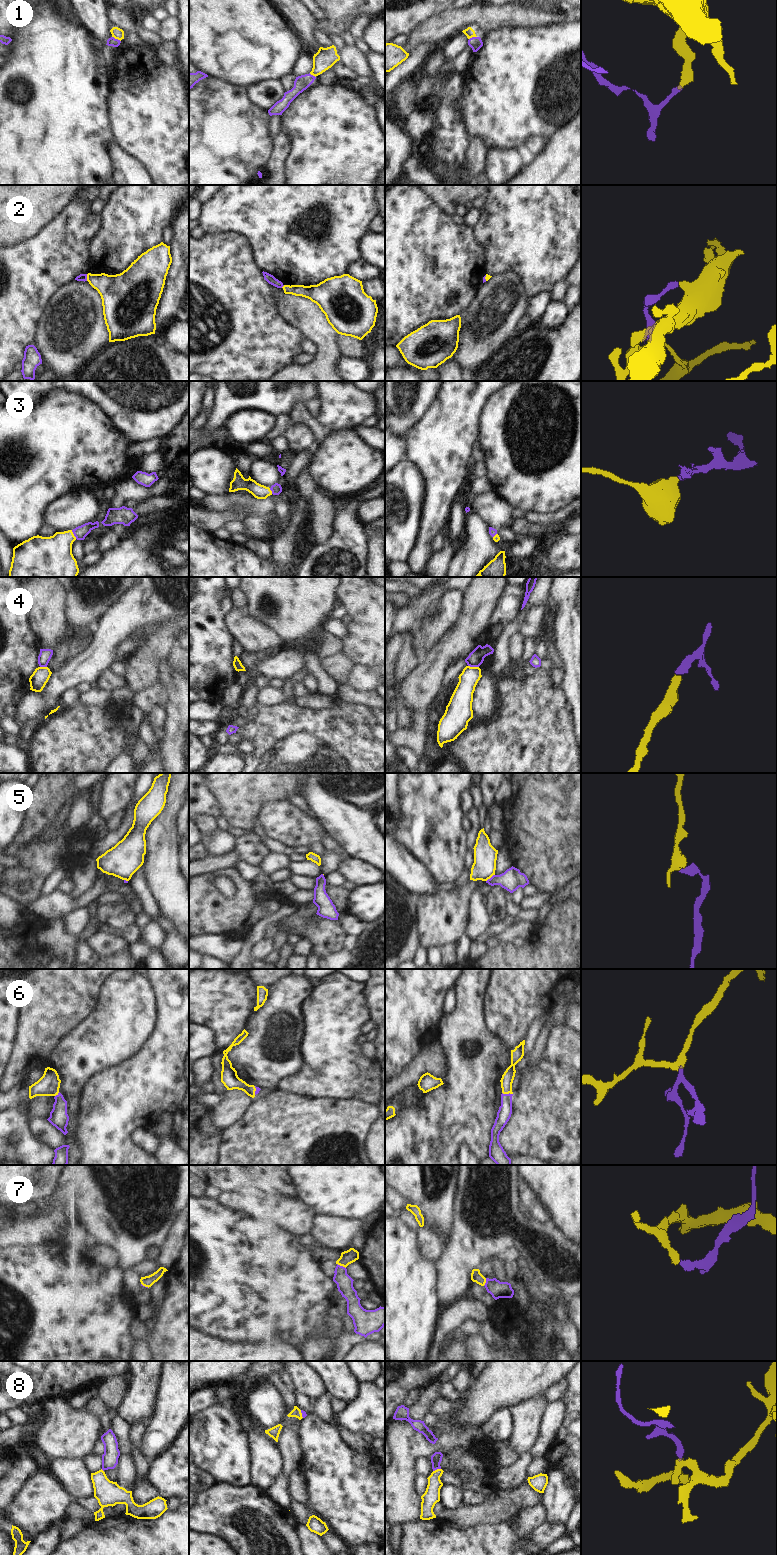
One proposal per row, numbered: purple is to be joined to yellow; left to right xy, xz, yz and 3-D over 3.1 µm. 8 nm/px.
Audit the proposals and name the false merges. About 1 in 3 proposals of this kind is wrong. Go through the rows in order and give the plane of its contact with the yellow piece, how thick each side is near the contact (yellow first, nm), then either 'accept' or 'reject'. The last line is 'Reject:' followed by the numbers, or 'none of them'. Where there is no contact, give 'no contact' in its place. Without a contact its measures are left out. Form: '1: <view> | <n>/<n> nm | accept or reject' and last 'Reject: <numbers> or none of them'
1: xy | 90/70 nm | reject
2: xy | 260/60 nm | reject
3: xy | 320/110 nm | accept
4: yz | 160/120 nm | reject
5: yz | 190/170 nm | reject
6: yz | 100/110 nm | accept
7: xz | 110/130 nm | accept
8: yz | 130/90 nm | accept
Reject: 1, 2, 4, 5

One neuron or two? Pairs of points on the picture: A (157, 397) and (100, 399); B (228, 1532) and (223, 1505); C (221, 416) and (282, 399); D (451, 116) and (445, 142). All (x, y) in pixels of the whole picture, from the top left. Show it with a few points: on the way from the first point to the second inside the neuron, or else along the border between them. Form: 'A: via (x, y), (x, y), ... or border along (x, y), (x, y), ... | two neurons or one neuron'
A: via (143, 397), (114, 397) | one neuron
B: via (222, 1525), (223, 1512) | one neuron
C: via (236, 401), (238, 399), (267, 399) | one neuron
D: via (450, 122), (450, 136) | one neuron

